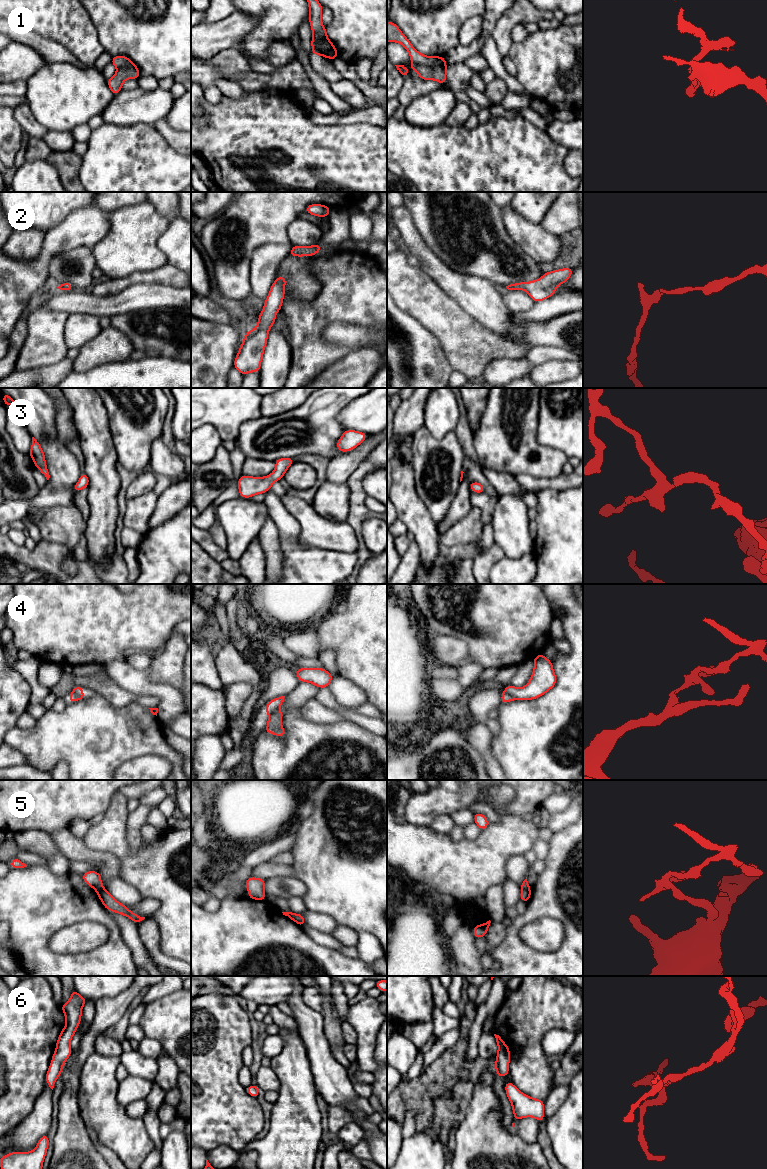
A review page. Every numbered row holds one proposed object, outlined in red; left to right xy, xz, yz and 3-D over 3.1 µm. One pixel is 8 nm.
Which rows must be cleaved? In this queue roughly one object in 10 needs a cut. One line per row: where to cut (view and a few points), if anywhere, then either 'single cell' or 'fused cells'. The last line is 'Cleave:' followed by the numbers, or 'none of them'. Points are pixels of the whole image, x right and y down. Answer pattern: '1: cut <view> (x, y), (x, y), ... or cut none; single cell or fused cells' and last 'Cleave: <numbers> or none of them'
1: cut yz (412, 61), (429, 66), (445, 65); fused cells
2: cut none; single cell
3: cut none; single cell
4: cut yz (504, 692), (514, 699); fused cells
5: cut yz (529, 889), (521, 891); fused cells
6: cut none; single cell
Cleave: 1, 4, 5

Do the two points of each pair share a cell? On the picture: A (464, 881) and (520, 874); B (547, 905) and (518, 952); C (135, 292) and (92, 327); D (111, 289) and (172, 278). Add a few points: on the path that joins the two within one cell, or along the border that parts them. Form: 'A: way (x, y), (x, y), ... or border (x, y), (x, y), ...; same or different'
A: border (521, 856), (512, 856), (507, 861), (508, 878); different
B: way (533, 911), (514, 929), (514, 938); same
C: border (76, 312), (96, 315), (99, 318); different
D: way (126, 282), (137, 277), (157, 277); same

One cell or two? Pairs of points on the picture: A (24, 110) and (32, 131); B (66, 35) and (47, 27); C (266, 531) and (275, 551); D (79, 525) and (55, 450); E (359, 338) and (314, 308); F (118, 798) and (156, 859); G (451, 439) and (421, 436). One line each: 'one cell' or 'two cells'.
A: one cell
B: one cell
C: one cell
D: two cells
E: two cells
F: one cell
G: one cell

